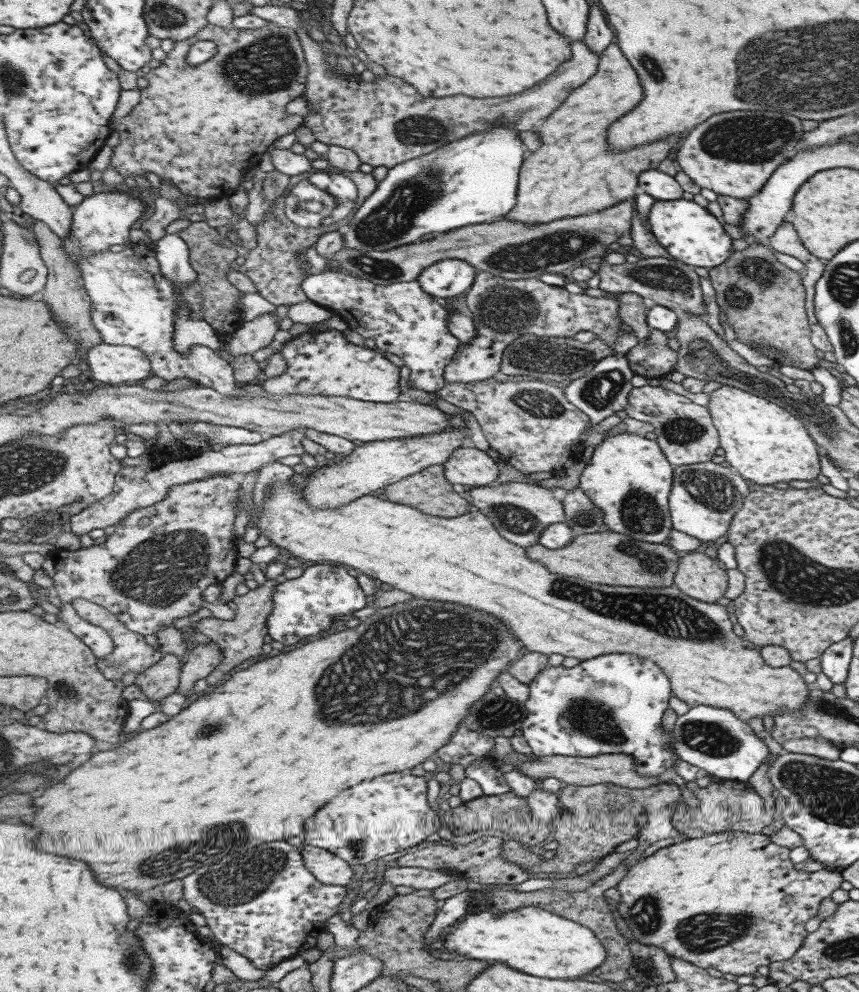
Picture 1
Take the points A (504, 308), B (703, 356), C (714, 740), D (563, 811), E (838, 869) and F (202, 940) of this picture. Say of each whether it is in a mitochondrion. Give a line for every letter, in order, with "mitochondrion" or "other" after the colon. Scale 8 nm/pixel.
A: mitochondrion
B: mitochondrion
C: mitochondrion
D: other
E: other
F: other

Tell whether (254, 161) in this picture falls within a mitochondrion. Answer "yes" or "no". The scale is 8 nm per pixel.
no

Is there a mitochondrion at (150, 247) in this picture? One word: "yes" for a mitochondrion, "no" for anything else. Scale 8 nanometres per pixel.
no

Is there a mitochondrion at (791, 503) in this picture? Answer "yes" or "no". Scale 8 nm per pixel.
no

